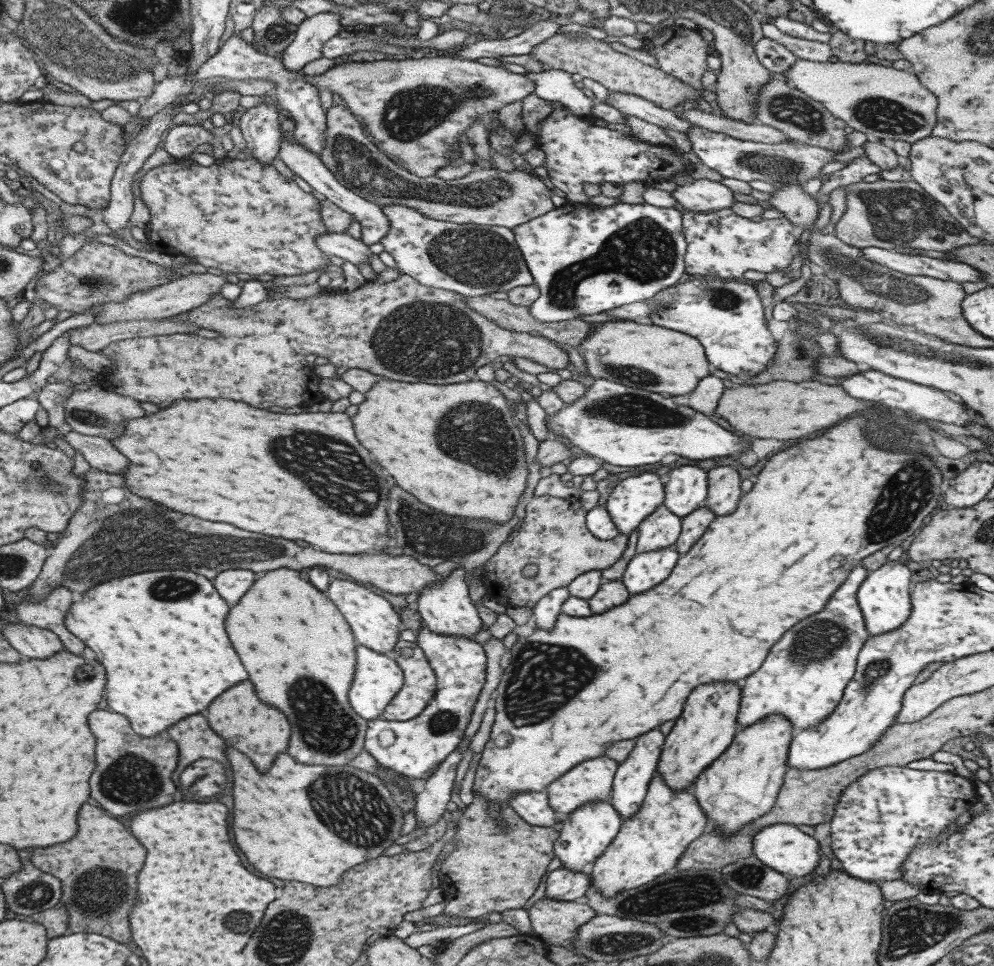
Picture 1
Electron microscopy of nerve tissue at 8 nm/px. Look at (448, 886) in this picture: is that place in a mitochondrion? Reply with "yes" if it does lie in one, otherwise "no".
no

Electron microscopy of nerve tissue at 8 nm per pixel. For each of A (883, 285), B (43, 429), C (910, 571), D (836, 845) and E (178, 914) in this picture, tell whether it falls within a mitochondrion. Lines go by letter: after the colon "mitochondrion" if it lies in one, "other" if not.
A: mitochondrion
B: other
C: other
D: other
E: other

